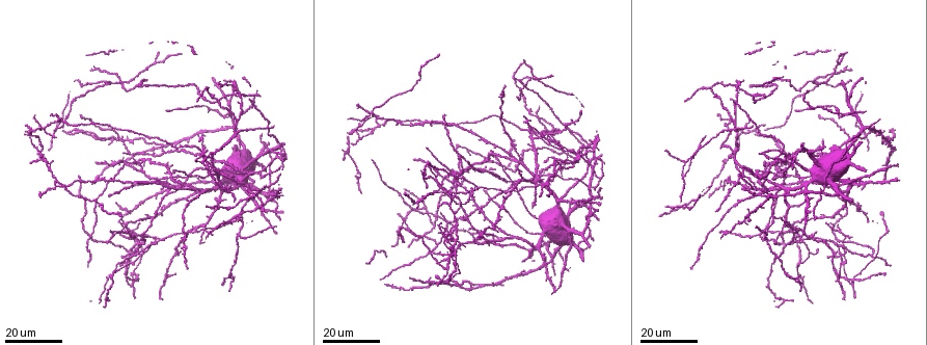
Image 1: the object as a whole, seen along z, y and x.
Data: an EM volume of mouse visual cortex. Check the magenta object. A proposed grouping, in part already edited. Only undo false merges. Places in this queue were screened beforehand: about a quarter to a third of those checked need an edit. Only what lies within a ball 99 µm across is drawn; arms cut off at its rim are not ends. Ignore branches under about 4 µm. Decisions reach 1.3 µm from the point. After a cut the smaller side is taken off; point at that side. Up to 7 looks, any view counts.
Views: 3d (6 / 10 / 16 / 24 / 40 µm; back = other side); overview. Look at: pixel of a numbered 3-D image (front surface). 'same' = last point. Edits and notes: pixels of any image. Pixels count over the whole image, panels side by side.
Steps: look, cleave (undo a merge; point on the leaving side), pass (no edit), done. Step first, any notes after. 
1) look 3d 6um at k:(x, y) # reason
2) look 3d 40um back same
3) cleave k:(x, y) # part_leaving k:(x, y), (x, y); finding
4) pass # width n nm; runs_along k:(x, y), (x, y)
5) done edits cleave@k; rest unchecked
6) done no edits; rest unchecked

look 3d 16um at 1:(434, 227)

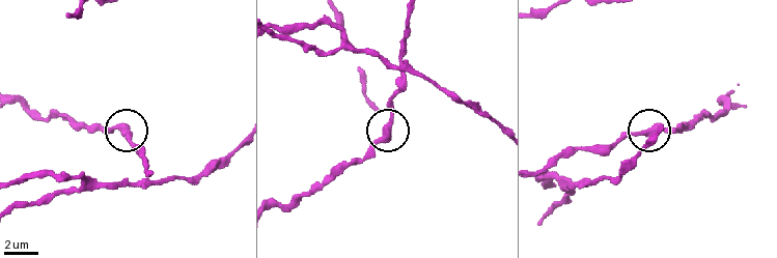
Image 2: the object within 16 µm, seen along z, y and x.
look 3d 10um at 2:(651, 129)

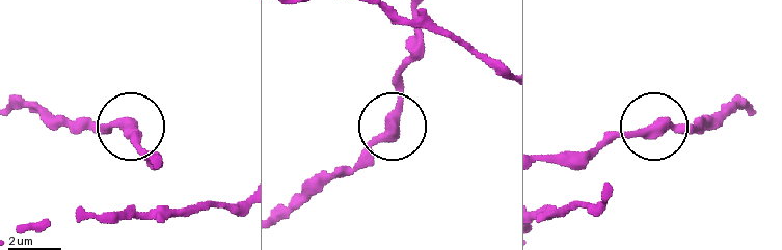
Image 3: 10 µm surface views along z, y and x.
pass # width 390 nm; continuous, no second neuron

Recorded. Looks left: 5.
look 3d 24um at 1:(735, 121) # small branch off a trunk

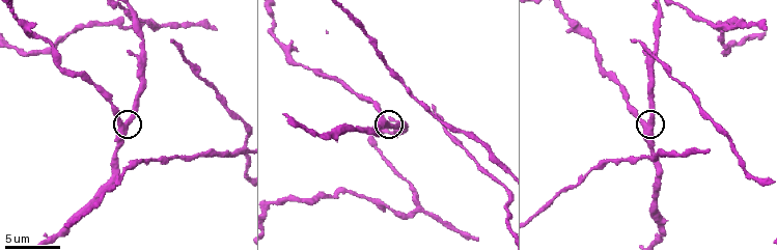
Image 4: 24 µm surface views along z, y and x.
look 3d 6um at 4:(648, 125) # closer look

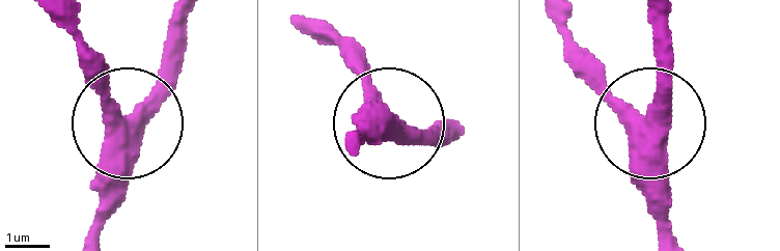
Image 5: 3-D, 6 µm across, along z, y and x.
pass # arms 3; runs_along 5:(90, 235), (119, 113), (86, 50); all the same neuron

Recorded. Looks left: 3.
look 3d 24um at 1:(221, 172) # branch point

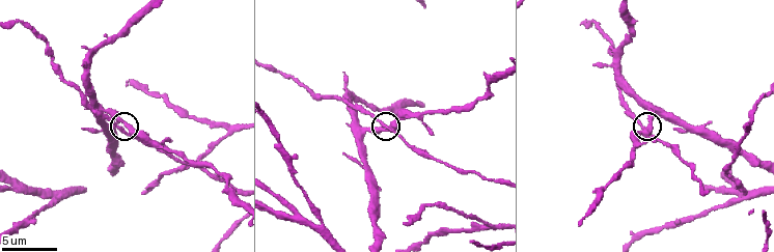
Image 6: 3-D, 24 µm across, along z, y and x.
look 3d 10um at 6:(385, 124) # closer look

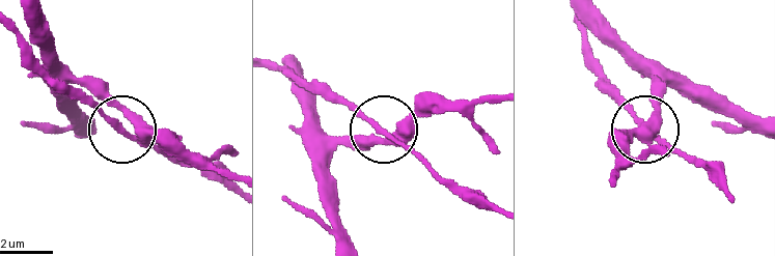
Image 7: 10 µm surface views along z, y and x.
pass # width 280 nm; runs_along 7:(336, 242), (328, 162), (340, 143), (383, 128), (435, 179); one neuron here

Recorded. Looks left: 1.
done no edits; rest unchecked

